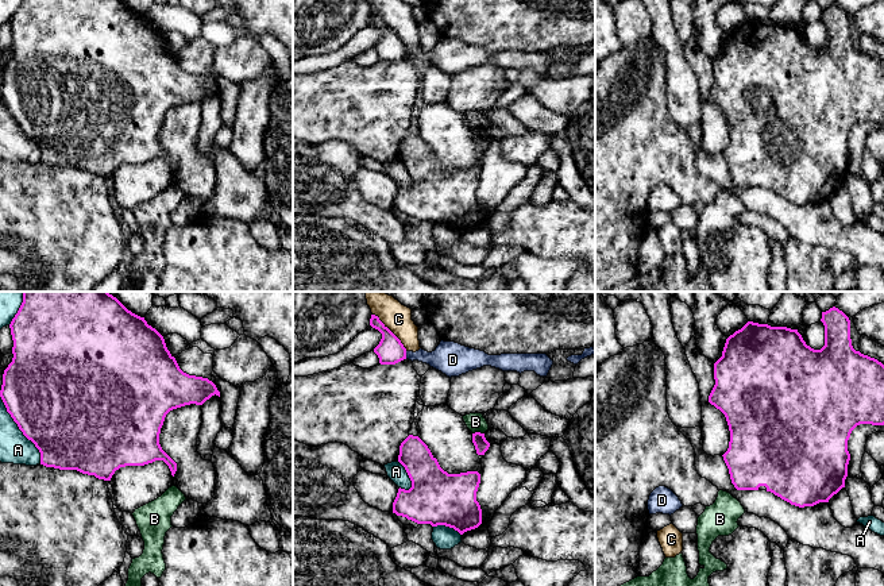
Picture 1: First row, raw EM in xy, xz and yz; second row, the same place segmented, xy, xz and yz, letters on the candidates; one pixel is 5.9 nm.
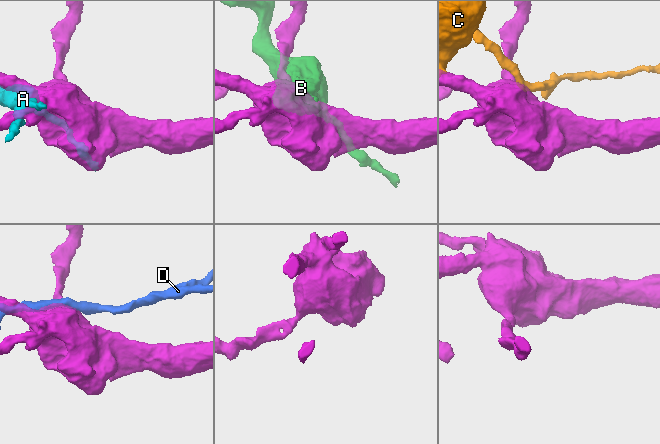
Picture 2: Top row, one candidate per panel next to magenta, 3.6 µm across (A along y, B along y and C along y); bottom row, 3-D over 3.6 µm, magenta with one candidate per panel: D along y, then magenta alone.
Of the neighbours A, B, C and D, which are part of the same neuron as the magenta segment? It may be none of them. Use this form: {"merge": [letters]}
{"merge": []}

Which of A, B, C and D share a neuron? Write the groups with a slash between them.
A / B / C / D

